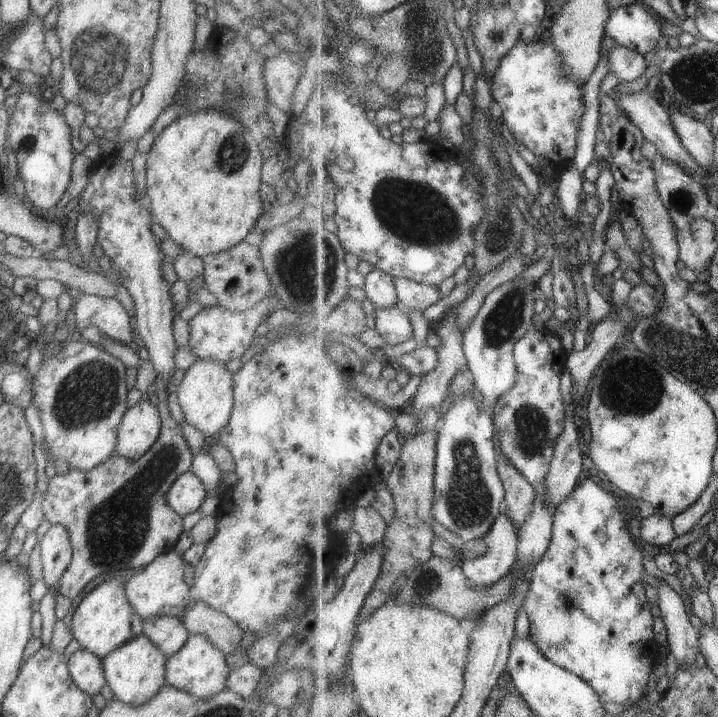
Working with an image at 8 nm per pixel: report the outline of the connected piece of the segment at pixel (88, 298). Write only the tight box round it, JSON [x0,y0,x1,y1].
[72,295,132,346]

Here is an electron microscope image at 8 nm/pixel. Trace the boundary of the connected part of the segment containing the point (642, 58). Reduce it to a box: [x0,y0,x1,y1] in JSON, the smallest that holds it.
[610,47,648,82]

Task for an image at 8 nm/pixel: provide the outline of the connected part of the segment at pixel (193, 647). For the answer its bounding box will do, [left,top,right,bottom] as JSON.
[164,633,230,699]

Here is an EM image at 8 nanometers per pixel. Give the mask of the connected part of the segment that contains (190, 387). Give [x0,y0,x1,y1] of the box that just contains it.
[176,359,232,436]

